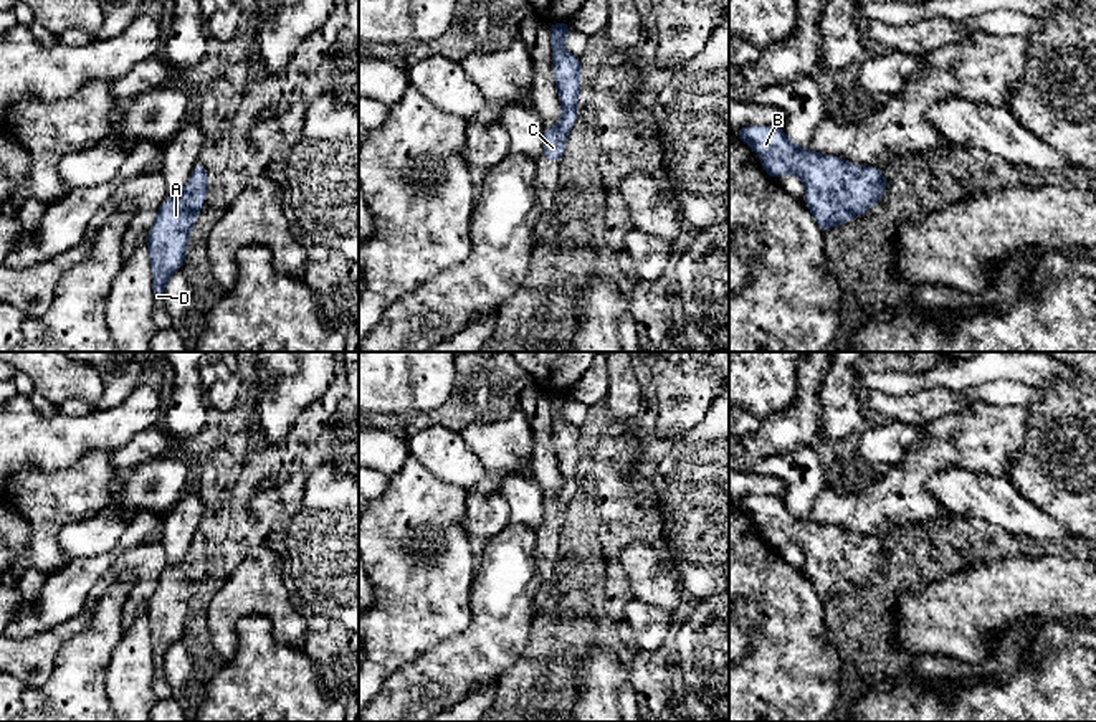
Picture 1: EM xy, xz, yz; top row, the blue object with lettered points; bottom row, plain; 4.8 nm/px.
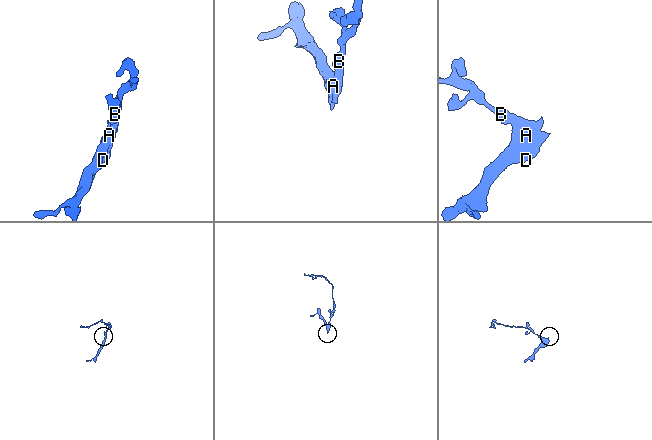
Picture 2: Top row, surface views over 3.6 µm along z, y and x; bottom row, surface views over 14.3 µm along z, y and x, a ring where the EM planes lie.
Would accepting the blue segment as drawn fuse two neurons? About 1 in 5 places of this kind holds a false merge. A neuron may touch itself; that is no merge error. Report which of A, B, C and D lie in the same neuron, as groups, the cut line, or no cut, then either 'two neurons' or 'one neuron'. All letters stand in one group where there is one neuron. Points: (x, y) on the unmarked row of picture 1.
groups A B C D; cut none; one neuron

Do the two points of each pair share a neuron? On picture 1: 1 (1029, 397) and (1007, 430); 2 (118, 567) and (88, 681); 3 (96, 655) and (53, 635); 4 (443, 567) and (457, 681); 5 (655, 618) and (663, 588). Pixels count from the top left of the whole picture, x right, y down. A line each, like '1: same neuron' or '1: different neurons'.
1: different neurons
2: different neurons
3: different neurons
4: different neurons
5: different neurons

